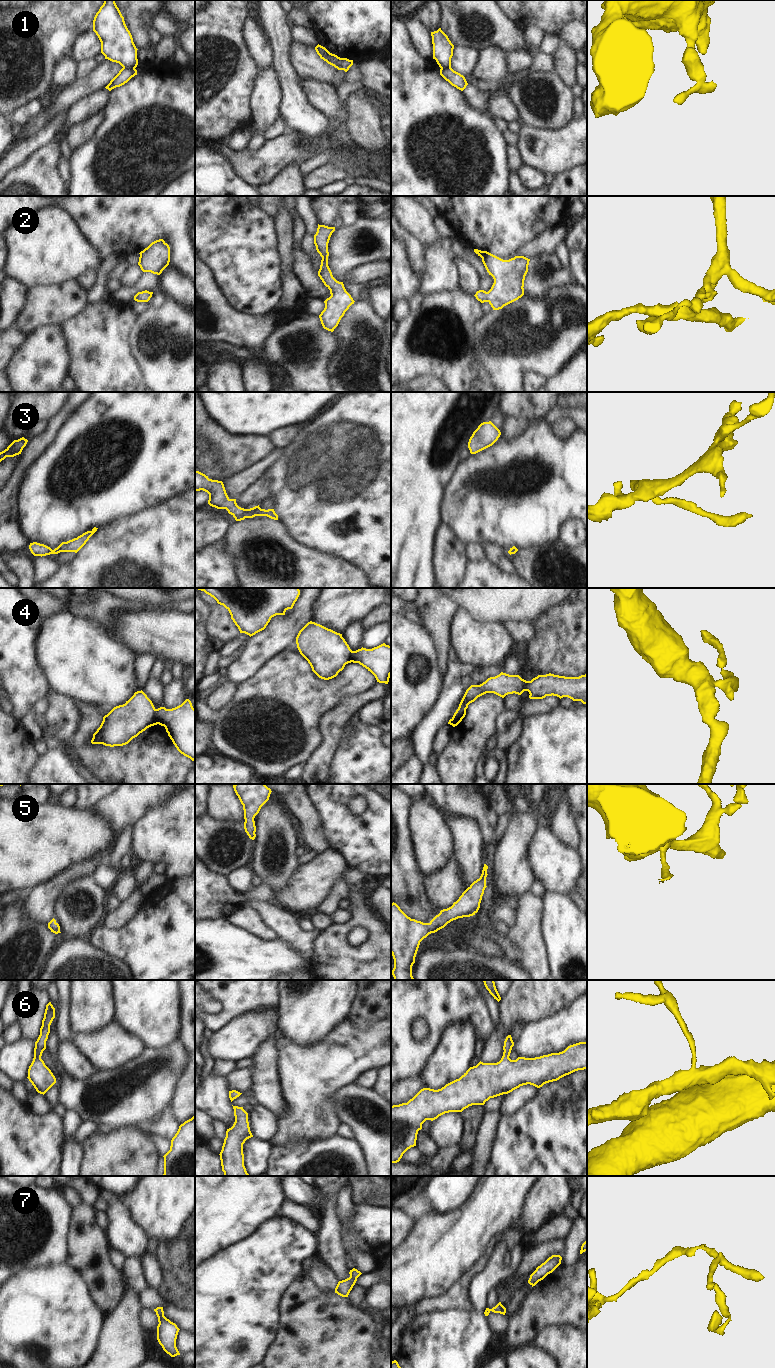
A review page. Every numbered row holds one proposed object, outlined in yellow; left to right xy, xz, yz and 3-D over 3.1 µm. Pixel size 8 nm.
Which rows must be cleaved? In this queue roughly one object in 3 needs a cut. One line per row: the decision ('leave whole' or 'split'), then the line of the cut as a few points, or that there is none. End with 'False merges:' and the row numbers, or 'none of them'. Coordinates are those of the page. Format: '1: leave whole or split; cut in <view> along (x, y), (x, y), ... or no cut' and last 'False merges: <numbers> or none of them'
1: split; cut in xy along (123, 66), (134, 68)
2: leave whole; no cut
3: leave whole; no cut
4: split; cut in yz along (458, 708), (464, 712), (460, 718)
5: leave whole; no cut
6: leave whole; no cut
7: leave whole; no cut
False merges: 1, 4

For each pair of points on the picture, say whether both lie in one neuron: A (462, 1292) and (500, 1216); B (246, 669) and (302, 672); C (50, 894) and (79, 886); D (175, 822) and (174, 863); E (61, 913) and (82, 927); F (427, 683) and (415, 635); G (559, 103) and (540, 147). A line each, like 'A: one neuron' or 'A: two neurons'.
A: two neurons
B: two neurons
C: two neurons
D: one neuron
E: one neuron
F: one neuron
G: two neurons

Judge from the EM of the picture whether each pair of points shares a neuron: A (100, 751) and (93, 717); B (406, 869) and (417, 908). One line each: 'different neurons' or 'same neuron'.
A: same neuron
B: same neuron

